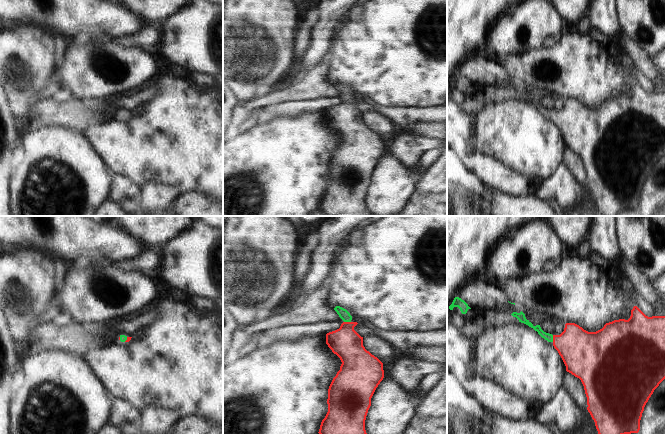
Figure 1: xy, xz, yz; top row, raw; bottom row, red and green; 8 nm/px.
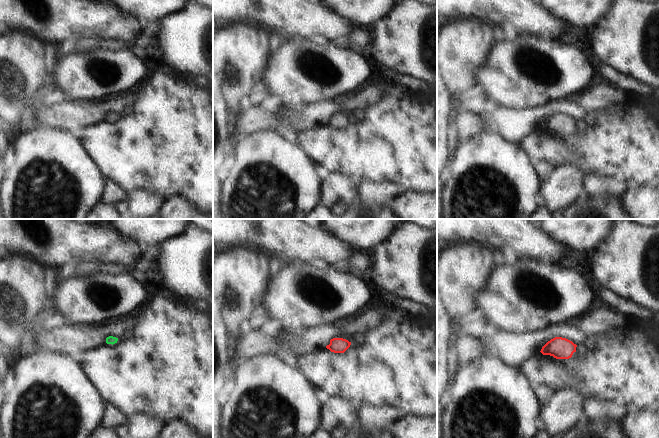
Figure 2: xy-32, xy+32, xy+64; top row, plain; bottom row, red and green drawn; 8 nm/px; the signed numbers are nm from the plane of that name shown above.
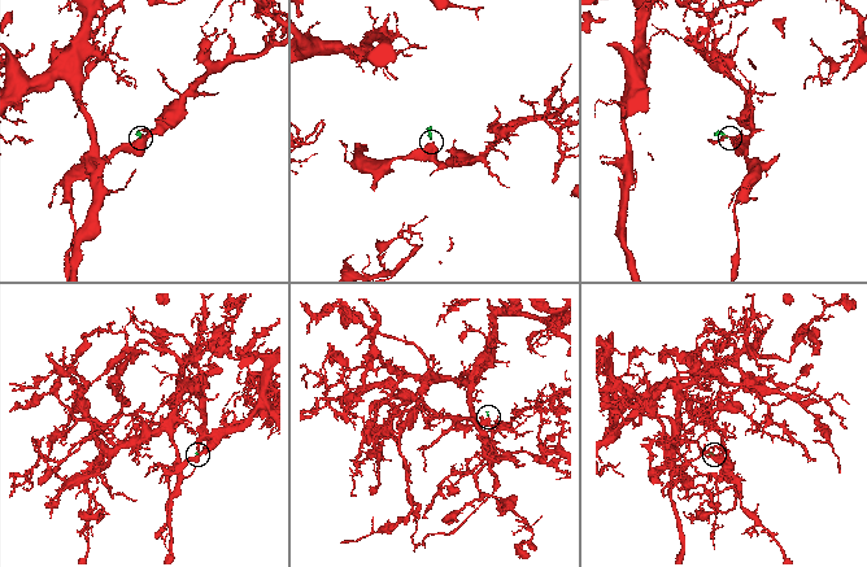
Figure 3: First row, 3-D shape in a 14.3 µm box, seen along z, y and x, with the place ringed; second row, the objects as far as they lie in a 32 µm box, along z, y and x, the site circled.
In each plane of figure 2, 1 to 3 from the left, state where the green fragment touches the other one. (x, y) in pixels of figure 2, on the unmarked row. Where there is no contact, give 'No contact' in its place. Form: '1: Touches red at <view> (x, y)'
1: No contact
2: No contact
3: No contact

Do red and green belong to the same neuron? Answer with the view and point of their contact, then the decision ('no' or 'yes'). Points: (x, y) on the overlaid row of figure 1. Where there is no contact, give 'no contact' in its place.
xz (347, 322) | yes

